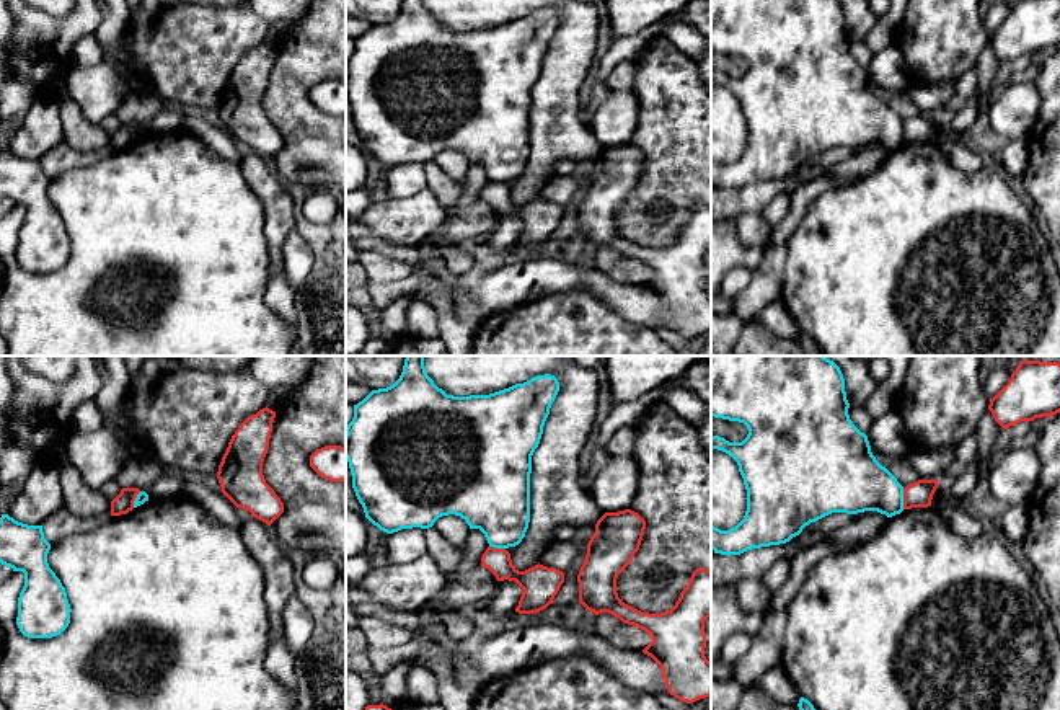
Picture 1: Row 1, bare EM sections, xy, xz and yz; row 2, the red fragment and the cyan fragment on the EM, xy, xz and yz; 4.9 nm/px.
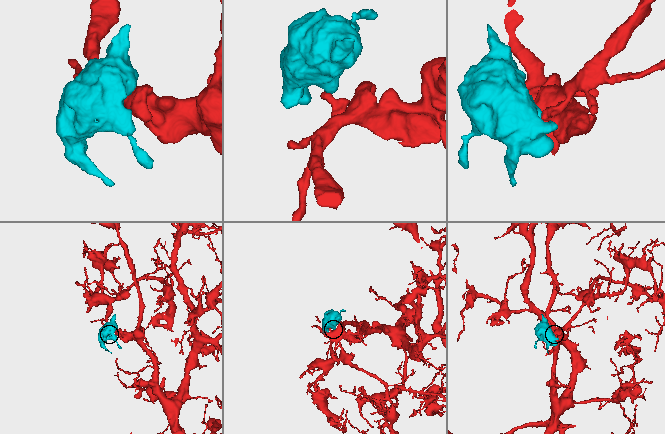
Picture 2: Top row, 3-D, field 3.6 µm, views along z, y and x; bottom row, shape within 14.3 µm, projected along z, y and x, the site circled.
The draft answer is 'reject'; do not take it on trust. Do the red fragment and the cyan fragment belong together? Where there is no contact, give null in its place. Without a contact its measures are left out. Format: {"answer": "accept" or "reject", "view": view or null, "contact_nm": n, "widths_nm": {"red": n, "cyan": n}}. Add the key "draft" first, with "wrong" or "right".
{"draft": "right", "answer": "reject", "view": "yz", "contact_nm": 100, "widths_nm": {"red": 130, "cyan": 300}}

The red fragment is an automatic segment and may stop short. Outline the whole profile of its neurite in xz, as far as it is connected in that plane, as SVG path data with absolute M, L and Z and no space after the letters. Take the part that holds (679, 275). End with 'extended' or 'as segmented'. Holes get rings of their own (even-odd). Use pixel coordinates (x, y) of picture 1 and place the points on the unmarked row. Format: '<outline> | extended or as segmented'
M634 145L605 147L595 158L587 178L587 189L577 209L579 237L595 250L608 246L623 258L638 261L651 269L652 276L643 284L662 304L662 313L670 330L693 338L711 331L711 297L704 291L704 255L711 251L711 206L696 202L670 245L660 248L641 246L625 238L616 227L616 212L639 184L646 155Z | as segmented

